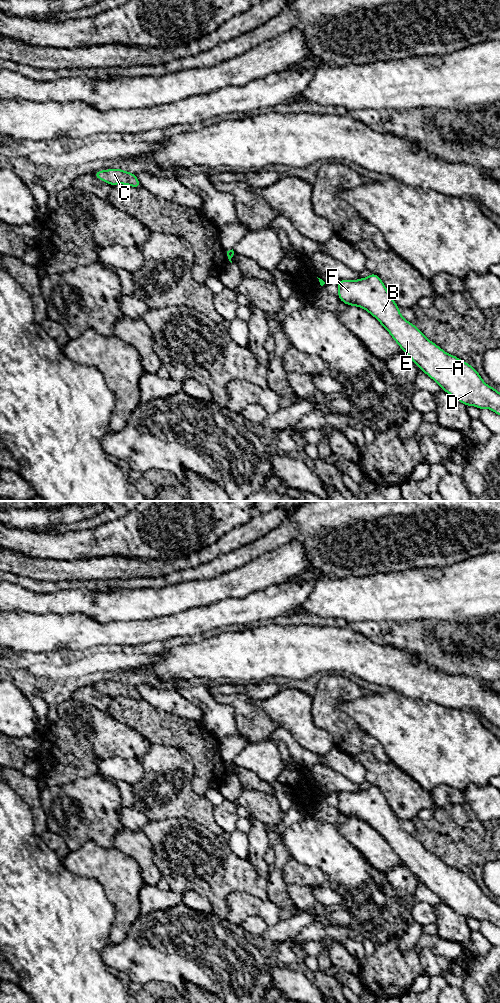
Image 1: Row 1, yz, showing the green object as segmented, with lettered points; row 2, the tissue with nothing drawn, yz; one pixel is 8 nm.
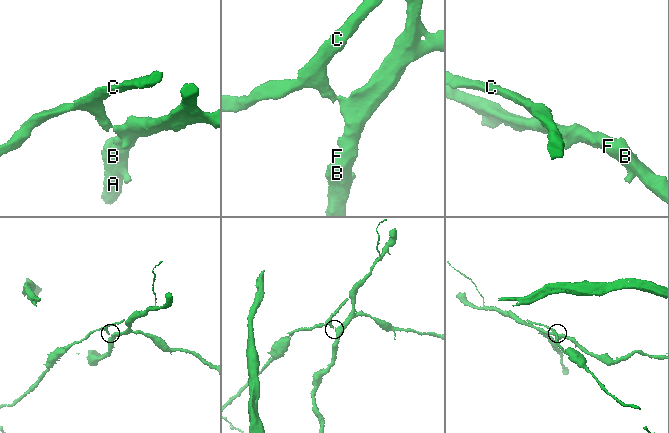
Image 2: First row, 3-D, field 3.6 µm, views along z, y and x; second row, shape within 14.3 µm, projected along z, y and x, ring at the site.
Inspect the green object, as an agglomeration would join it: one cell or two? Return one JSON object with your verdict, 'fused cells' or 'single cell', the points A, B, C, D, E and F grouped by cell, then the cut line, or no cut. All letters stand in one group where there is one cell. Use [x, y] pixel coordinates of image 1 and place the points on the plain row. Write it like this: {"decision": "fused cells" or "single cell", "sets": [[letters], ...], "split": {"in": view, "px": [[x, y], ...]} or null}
{"decision": "fused cells", "sets": [["A", "B", "D", "E", "F"], ["C"]], "split": {"in": "yz", "px": [[233, 764], [227, 766]]}}

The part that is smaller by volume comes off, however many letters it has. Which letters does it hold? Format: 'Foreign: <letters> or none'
Foreign: C

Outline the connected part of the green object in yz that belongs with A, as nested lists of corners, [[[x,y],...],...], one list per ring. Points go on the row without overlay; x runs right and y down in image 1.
[[[371,785],[368,789],[358,792],[338,792],[337,797],[338,810],[346,817],[365,821],[375,829],[418,880],[434,892],[443,903],[465,918],[475,918],[479,922],[488,920],[500,927],[500,905],[494,899],[487,897],[474,879],[445,864],[430,853],[419,840],[407,833],[378,787]]]

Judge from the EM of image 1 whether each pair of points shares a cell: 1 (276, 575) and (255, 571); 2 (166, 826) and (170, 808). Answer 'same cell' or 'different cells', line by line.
1: same cell
2: different cells

